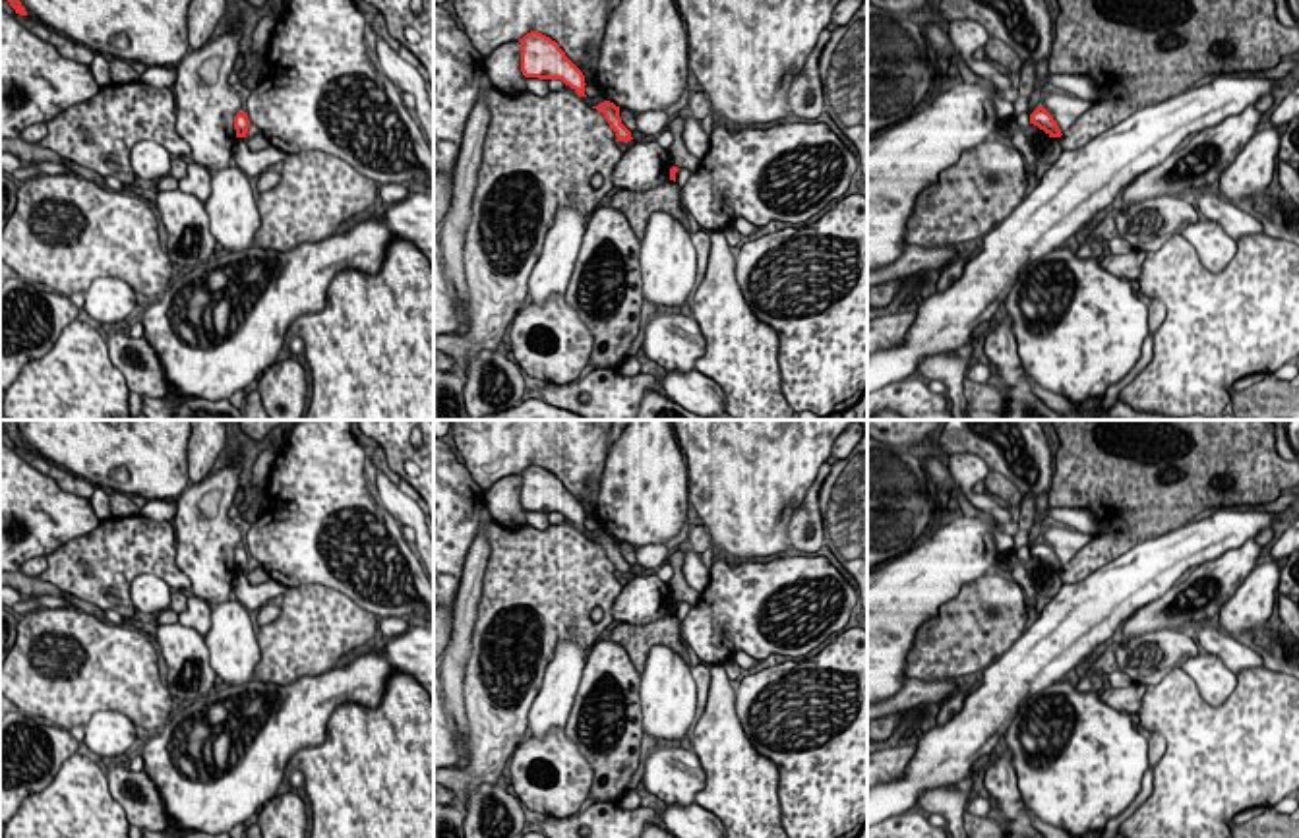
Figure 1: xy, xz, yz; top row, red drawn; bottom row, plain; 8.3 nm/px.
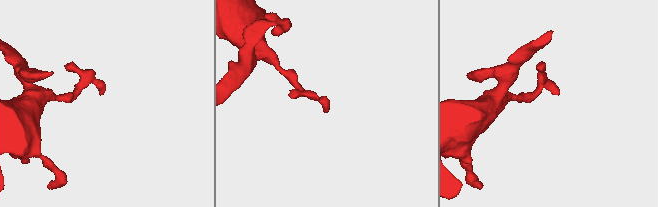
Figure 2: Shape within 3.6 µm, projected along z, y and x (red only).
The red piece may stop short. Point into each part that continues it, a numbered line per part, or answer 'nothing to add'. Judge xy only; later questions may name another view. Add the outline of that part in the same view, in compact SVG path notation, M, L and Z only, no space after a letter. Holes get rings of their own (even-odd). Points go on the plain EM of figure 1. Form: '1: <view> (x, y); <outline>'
nothing to add

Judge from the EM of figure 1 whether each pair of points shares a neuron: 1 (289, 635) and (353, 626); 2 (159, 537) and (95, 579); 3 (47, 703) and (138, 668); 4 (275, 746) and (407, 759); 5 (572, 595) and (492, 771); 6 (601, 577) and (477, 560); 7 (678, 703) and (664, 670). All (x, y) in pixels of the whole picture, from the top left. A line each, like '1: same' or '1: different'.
1: same
2: same
3: same
4: different
5: same
6: different
7: same

